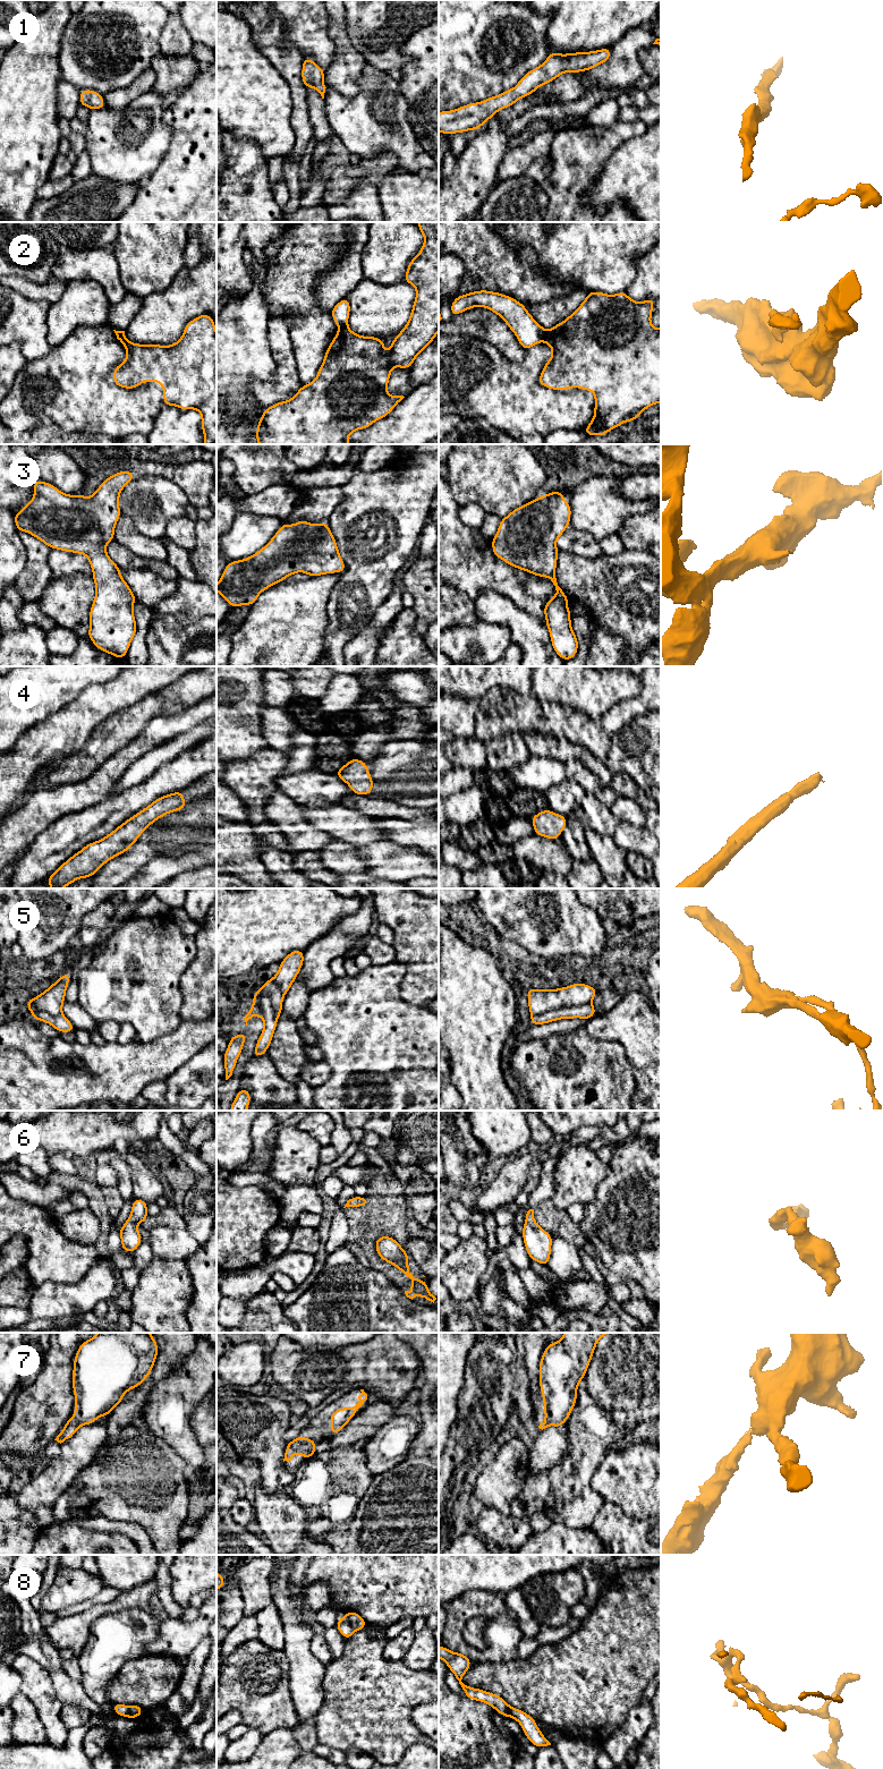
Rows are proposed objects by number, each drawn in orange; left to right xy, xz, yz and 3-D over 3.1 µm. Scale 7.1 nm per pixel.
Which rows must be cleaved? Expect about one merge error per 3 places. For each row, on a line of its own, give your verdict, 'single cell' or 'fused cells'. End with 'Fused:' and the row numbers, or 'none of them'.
1: single cell
2: single cell
3: single cell
4: single cell
5: single cell
6: single cell
7: single cell
8: fused cells
Fused: 8

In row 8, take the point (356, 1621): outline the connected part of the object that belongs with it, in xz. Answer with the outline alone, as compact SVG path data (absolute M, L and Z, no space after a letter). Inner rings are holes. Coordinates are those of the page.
M355 1611L346 1613L343 1618L351 1625L355 1631L360 1631L367 1626L367 1623L364 1621L364 1618Z

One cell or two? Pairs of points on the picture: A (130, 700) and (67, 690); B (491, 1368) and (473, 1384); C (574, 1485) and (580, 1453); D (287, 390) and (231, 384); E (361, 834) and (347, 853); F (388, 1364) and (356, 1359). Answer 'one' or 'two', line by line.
A: two
B: one
C: one
D: two
E: two
F: one

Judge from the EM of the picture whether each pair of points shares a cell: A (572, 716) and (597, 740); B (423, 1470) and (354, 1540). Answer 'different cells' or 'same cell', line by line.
A: same cell
B: same cell

